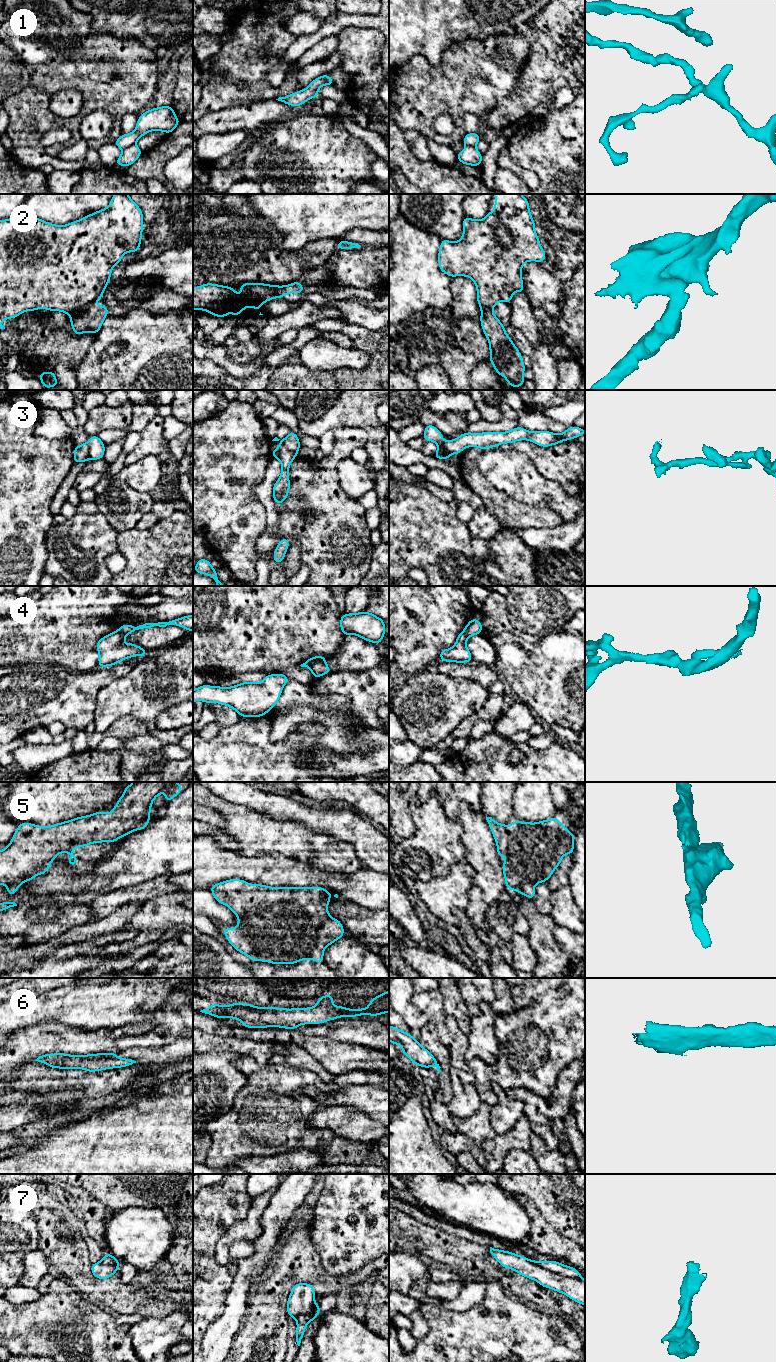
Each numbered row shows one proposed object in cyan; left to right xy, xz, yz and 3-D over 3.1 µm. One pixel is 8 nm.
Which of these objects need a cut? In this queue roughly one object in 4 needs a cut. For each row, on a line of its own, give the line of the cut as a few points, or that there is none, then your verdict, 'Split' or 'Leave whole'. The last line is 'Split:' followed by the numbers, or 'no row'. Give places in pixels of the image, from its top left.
1: Split along xy (134, 144), (123, 150). Split
2: Split along xy (93, 303), (81, 307), (70, 315). Split
3: Split along xy (87, 442), (88, 458). Split
4: Split along xz (325, 658), (315, 661), (309, 667). Split
5: No split. Leave whole
6: Split along xz (240, 1019), (265, 1022), (270, 1025). Split
7: Split along yz (529, 1260), (551, 1271), (581, 1279). Split
Split: 1, 2, 3, 4, 6, 7

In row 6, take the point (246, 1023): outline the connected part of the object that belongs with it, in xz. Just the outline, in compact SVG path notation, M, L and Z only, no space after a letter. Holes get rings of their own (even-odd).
M240 1020L243 1023L243 1027L247 1028L267 1028L270 1025L264 1023L264 1022L251 1022L248 1020Z

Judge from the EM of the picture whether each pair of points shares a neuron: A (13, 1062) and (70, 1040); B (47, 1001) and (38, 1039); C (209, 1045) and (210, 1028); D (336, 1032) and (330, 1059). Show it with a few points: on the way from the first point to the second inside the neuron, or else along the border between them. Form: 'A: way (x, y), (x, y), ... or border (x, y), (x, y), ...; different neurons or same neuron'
A: way (27, 1048), (38, 1040), (56, 1040); same neuron
B: border (65, 1025), (44, 1023), (18, 1030); different neurons
C: border (203, 1031), (223, 1037); different neurons
D: border (312, 1034), (322, 1034), (339, 1040), (358, 1043); different neurons

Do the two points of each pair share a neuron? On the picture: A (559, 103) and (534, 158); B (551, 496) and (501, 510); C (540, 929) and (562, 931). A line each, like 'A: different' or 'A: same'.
A: different
B: different
C: different

